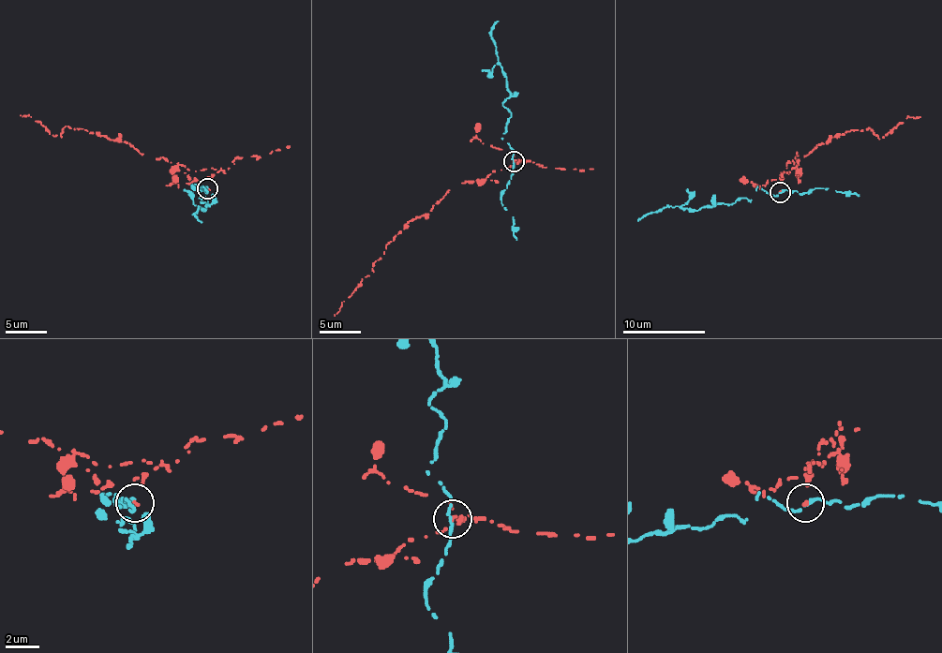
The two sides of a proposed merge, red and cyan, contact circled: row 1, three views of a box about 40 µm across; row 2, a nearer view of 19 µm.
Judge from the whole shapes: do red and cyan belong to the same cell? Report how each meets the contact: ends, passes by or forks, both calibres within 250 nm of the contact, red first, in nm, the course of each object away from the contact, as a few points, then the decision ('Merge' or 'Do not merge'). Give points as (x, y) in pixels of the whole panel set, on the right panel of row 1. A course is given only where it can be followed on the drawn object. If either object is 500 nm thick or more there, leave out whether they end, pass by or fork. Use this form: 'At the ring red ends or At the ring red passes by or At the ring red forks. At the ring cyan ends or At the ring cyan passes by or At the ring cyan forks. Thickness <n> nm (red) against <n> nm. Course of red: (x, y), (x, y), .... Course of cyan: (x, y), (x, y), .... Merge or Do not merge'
At the ring red ends. At the ring cyan ends. Thickness 180 nm (red) against 240 nm. Course of red: (780, 192), (783, 171), (798, 169), (798, 159), (832, 138), (869, 128), (886, 136), (909, 116), (920, 116). Course of cyan: (779, 192), (775, 196), (757, 187), (752, 200), (738, 199), (734, 202), (692, 211), (664, 206), (637, 221). Do not merge

